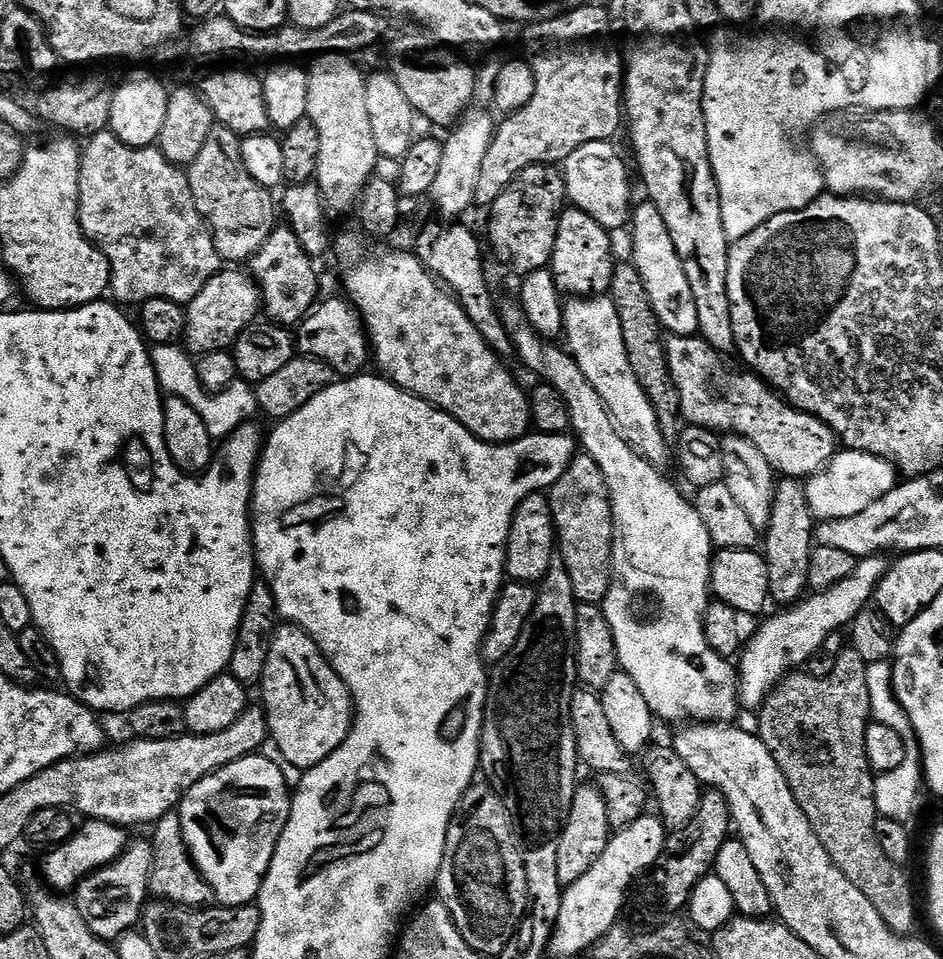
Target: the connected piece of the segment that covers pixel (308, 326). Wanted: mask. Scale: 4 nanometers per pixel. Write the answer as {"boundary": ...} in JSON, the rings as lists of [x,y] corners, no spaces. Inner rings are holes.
{"boundary":[[[347,299],[324,300],[300,321],[294,332],[296,350],[301,357],[321,360],[340,378],[359,376],[370,364],[370,341],[359,313]]]}

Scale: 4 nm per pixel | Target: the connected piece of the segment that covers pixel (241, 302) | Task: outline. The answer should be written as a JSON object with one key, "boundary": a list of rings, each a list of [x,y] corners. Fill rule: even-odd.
{"boundary":[[[221,270],[209,278],[206,286],[202,286],[200,293],[186,306],[184,313],[183,347],[196,358],[210,355],[211,352],[228,352],[232,345],[235,344],[237,338],[250,325],[257,323],[261,312],[262,301],[260,299],[260,290],[256,287],[256,281],[252,279],[251,275],[247,271],[227,272],[227,270]]]}

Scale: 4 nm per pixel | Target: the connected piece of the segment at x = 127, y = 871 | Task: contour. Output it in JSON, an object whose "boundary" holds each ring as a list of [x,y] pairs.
{"boundary":[[[133,839],[114,862],[91,872],[74,889],[74,903],[82,922],[95,934],[97,940],[119,941],[121,936],[133,931],[141,923],[144,905],[149,899],[148,879],[154,862],[151,839]]]}

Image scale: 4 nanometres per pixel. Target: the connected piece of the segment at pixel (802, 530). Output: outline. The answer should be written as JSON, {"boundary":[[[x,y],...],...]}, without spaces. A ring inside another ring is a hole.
{"boundary":[[[791,478],[781,479],[776,485],[775,492],[772,494],[770,522],[762,536],[762,555],[768,567],[768,595],[775,603],[777,600],[780,606],[791,606],[797,603],[809,591],[808,571],[810,570],[813,547],[814,517],[804,493],[804,484],[799,480]]]}

